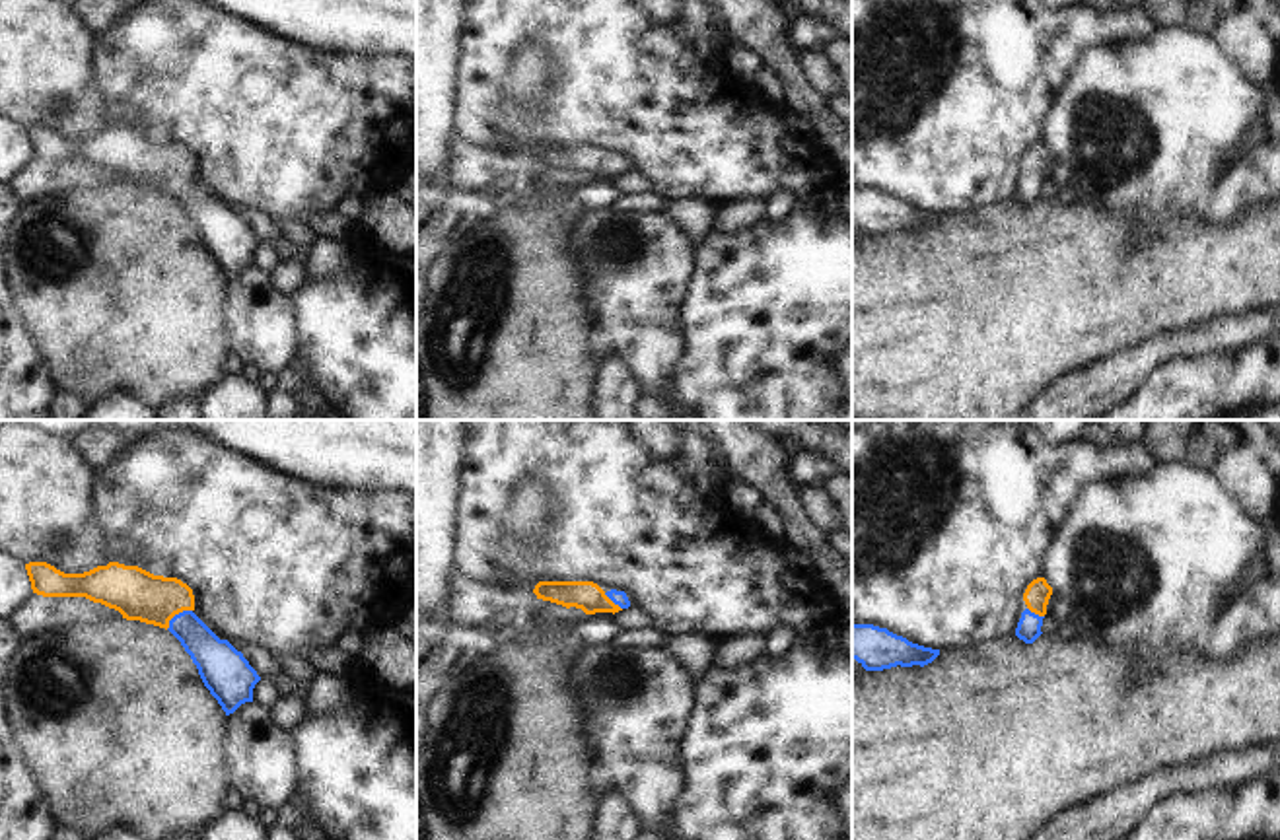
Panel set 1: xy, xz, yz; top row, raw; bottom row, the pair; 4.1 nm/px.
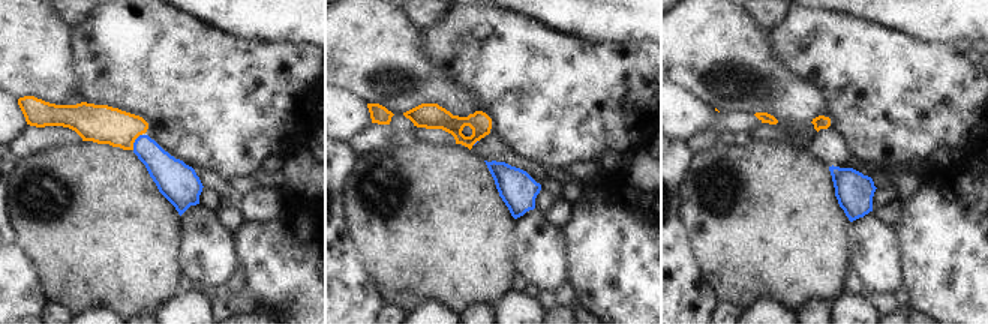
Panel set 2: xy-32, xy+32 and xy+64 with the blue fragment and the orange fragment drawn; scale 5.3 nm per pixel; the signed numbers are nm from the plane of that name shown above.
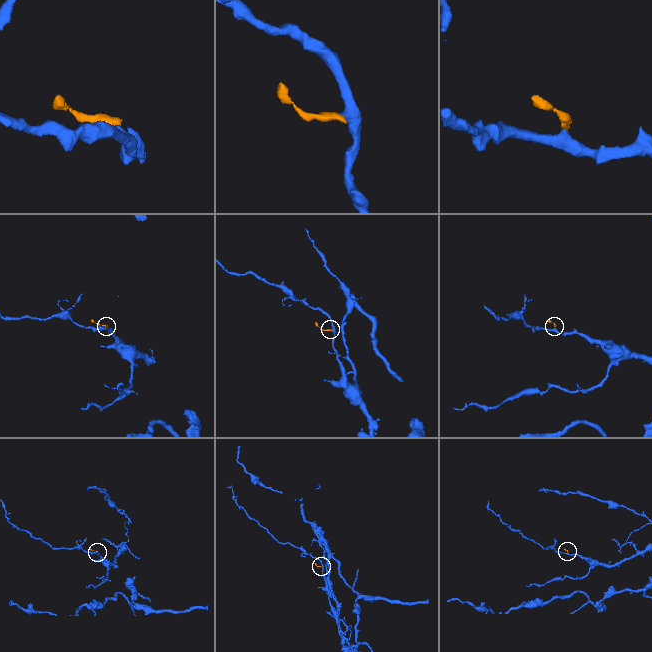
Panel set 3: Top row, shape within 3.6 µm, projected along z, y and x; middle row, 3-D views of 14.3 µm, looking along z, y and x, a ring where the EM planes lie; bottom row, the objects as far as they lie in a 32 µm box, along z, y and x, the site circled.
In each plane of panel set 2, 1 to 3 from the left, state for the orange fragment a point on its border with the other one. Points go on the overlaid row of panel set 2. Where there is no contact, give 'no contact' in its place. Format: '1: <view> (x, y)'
1: xy-32 (135, 141)
2: xy+32 (476, 143)
3: no contact

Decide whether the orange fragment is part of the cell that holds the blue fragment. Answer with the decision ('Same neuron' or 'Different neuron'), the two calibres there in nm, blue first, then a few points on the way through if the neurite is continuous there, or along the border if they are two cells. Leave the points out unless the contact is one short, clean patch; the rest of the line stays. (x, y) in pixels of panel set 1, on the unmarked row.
Same neuron. Thickness 180 nm (blue) against 200 nm. Path across: xy (216, 224), (176, 179), (162, 166), (137, 158).

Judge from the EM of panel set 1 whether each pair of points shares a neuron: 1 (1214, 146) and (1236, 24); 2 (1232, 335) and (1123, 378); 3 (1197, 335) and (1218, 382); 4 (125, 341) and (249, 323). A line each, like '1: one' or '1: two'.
1: two
2: one
3: two
4: two

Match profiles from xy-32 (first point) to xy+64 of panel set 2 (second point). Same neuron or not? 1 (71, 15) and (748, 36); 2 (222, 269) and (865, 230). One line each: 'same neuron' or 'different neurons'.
1: different neurons
2: same neuron

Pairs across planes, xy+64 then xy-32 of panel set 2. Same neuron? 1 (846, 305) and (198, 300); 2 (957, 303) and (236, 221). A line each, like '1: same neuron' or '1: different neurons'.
1: same neuron
2: different neurons

